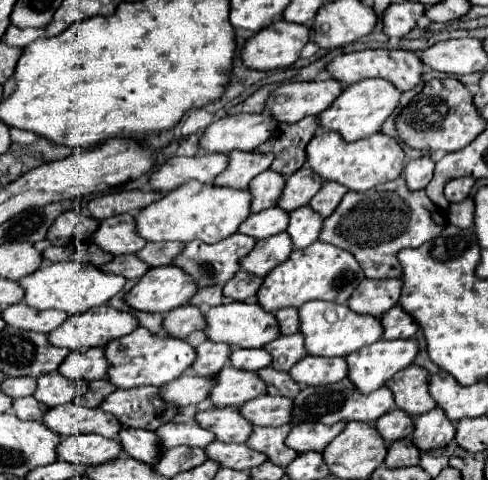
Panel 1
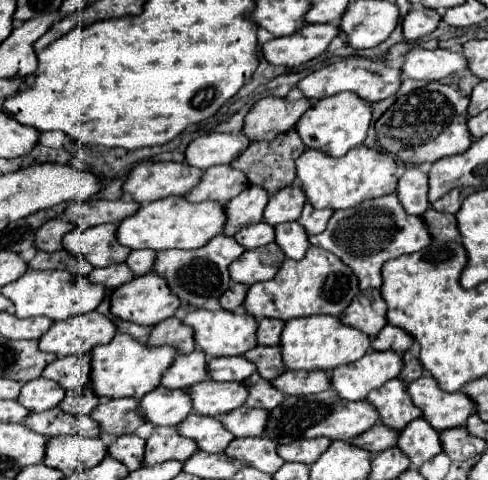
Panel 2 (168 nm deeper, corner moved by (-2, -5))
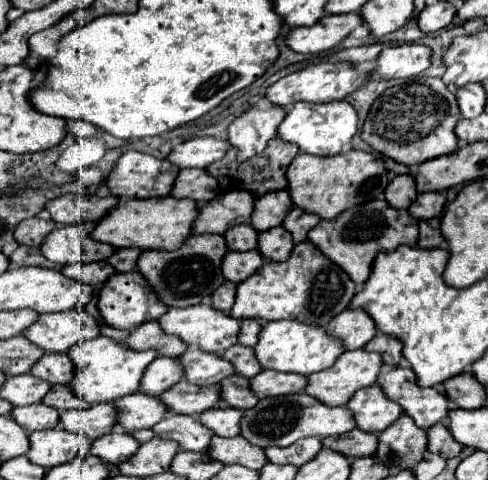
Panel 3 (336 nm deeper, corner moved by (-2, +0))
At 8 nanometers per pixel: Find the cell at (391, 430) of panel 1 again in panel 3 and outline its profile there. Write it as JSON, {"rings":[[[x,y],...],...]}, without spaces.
{"rings":[[[353,429],[343,437],[325,437],[323,447],[335,449],[347,457],[369,457],[379,445],[379,437],[375,433],[365,433],[361,429]]]}

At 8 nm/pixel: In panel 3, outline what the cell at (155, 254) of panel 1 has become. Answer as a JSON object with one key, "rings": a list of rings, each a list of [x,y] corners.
{"rings":[[[127,249],[127,251],[115,251],[115,255],[111,255],[111,259],[107,259],[117,271],[125,273],[125,271],[133,271],[135,263],[141,255],[141,249]]]}

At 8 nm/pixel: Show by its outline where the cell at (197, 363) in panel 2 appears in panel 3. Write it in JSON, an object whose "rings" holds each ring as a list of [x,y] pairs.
{"rings":[[[157,357],[141,379],[141,391],[147,395],[161,395],[183,379],[183,365],[173,357]]]}

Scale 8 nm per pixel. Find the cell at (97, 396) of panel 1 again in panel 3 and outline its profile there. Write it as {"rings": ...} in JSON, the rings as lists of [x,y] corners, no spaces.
{"rings":[[[55,385],[45,397],[43,397],[43,403],[57,409],[59,413],[65,413],[69,409],[87,409],[89,403],[85,403],[81,397],[77,397],[73,393],[71,387],[67,385]]]}

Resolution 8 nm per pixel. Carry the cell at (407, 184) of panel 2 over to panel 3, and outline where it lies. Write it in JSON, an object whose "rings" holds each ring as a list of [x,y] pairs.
{"rings":[[[397,175],[385,191],[387,201],[395,207],[395,209],[409,209],[409,205],[417,199],[417,187],[415,187],[415,179],[413,175]]]}

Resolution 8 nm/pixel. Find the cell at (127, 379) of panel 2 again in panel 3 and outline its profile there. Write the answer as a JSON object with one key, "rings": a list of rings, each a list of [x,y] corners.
{"rings":[[[99,335],[95,339],[83,341],[75,347],[71,347],[69,357],[75,363],[77,375],[73,379],[73,391],[87,403],[105,403],[105,401],[115,401],[125,395],[131,395],[139,391],[141,377],[149,363],[157,357],[159,353],[155,349],[147,351],[135,351],[123,343],[117,343],[105,335]]]}

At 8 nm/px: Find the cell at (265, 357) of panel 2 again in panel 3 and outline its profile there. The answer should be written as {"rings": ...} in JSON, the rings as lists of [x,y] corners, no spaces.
{"rings":[[[245,345],[229,347],[229,351],[223,353],[223,359],[231,359],[231,363],[235,363],[235,373],[243,377],[255,377],[259,371],[263,371],[261,363],[255,357],[253,347],[245,347]]]}

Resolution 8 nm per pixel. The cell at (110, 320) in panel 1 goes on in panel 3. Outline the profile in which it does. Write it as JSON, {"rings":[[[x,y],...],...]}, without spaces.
{"rings":[[[69,309],[51,315],[39,315],[39,321],[25,331],[25,337],[47,353],[67,353],[73,345],[97,337],[99,333],[99,323],[91,315]]]}

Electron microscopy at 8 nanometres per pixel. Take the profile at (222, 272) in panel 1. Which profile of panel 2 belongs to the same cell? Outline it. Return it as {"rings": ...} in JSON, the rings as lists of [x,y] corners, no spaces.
{"rings":[[[223,234],[211,238],[203,248],[197,250],[171,250],[171,252],[157,252],[155,258],[155,268],[153,272],[163,276],[171,288],[171,292],[175,292],[175,296],[179,296],[179,300],[183,304],[189,304],[193,308],[203,308],[209,300],[217,300],[227,288],[229,288],[229,264],[233,260],[237,260],[243,254],[243,246],[239,246],[233,238],[227,238]]]}

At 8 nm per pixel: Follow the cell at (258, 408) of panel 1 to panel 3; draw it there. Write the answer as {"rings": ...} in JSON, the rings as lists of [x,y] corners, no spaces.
{"rings":[[[213,407],[211,411],[203,411],[201,423],[219,437],[237,437],[241,433],[243,413],[233,407]]]}

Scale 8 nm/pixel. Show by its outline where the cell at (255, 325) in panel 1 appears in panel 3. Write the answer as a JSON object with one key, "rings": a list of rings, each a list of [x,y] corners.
{"rings":[[[209,305],[169,307],[167,315],[163,315],[163,319],[159,319],[159,323],[165,331],[169,331],[169,335],[181,337],[187,345],[193,345],[193,347],[199,347],[201,351],[211,351],[211,353],[217,353],[217,355],[221,355],[231,345],[235,345],[237,339],[239,339],[239,331],[241,331],[239,319],[231,317],[225,311],[209,307]]]}

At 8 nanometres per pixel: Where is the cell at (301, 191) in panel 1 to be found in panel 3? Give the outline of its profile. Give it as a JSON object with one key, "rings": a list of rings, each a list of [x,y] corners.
{"rings":[[[273,191],[267,195],[257,197],[255,203],[255,215],[253,217],[253,227],[257,227],[257,231],[267,231],[271,227],[277,227],[283,223],[283,219],[287,217],[287,213],[291,211],[293,201],[289,197],[287,191]]]}

